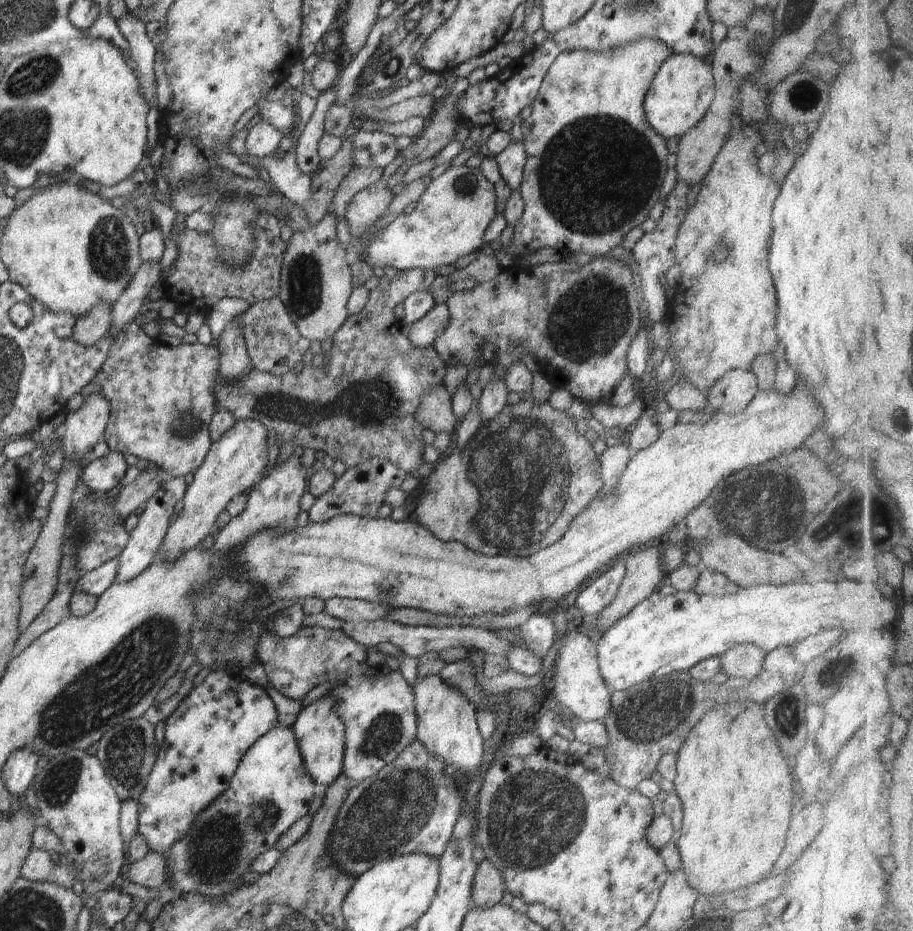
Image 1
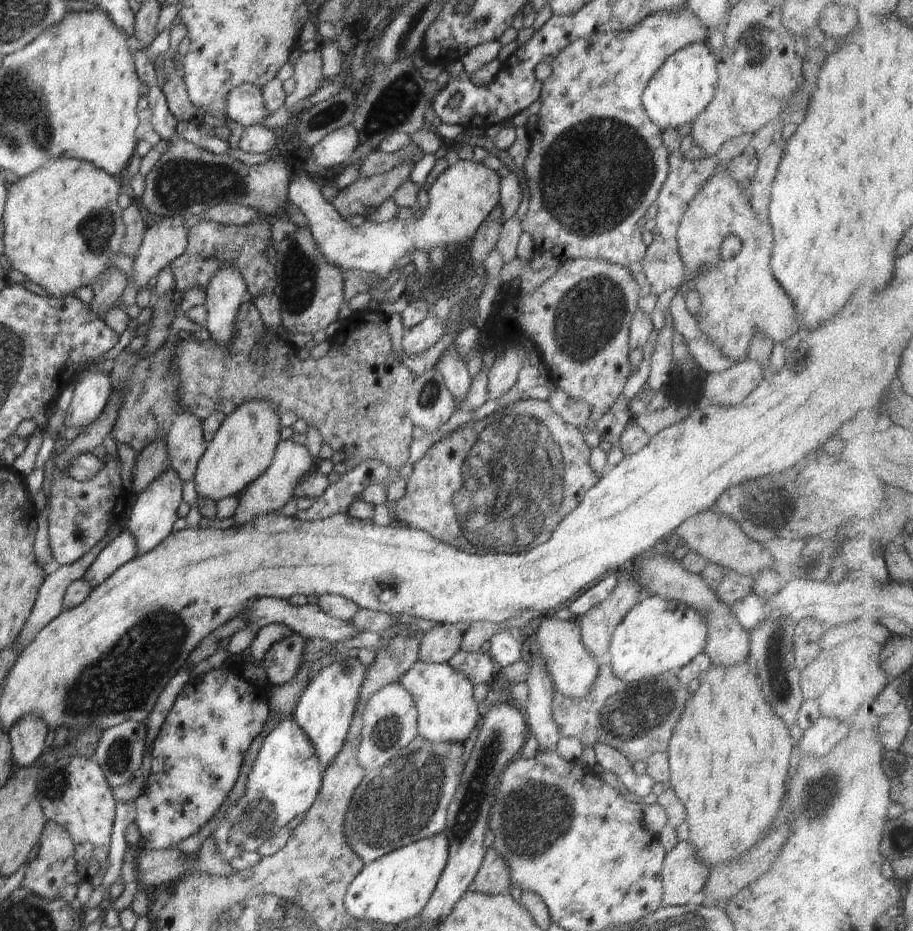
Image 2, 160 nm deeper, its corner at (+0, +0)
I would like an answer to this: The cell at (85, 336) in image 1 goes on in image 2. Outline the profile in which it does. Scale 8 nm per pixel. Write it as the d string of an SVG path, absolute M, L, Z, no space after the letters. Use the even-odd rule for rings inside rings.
M114 267L102 273L92 284L94 301L91 311L95 315L106 314L110 307L117 306L116 302L121 298L124 288L128 283L128 275Z

